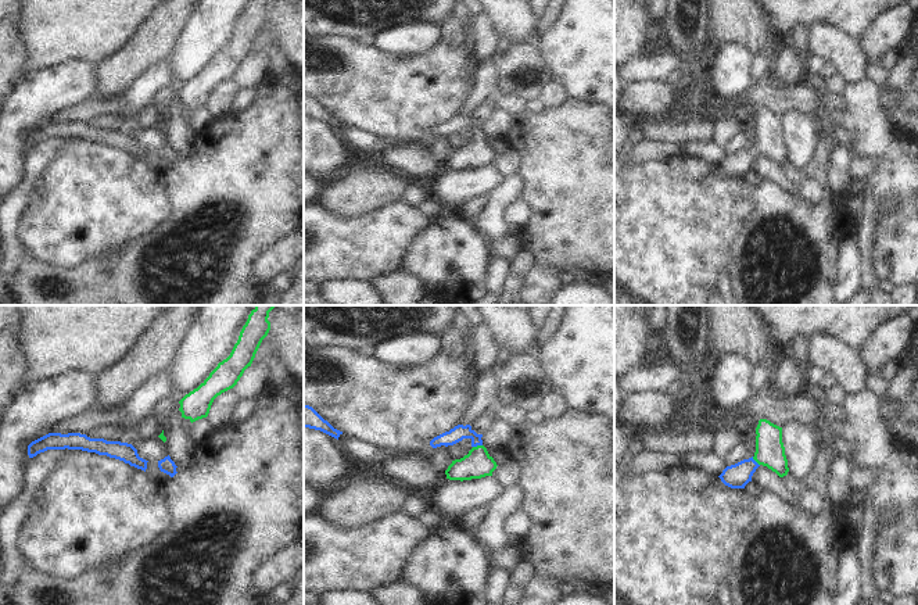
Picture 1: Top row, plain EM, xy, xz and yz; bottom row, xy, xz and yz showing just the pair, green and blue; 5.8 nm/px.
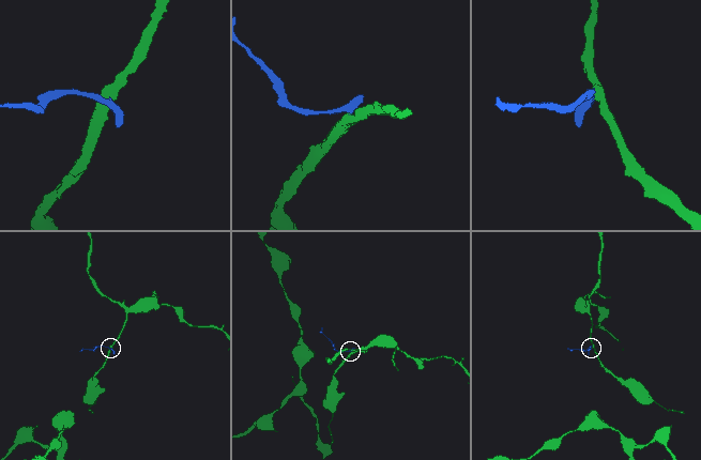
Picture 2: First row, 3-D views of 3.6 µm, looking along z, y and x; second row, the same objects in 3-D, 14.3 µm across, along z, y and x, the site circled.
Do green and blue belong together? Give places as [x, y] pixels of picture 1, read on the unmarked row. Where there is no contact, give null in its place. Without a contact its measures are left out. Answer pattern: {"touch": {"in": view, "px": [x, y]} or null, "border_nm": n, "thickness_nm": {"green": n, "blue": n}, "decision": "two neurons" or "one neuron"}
{"touch": {"in": "xz", "px": [477, 135]}, "border_nm": 60, "thickness_nm": {"green": 170, "blue": 90}, "decision": "one neuron"}

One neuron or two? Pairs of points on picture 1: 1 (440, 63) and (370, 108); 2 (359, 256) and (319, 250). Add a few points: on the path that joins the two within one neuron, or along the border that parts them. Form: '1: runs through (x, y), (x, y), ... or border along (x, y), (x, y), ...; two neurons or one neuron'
1: runs through (422, 70), (411, 72), (387, 93); one neuron
2: runs through (350, 250), (329, 250); one neuron

